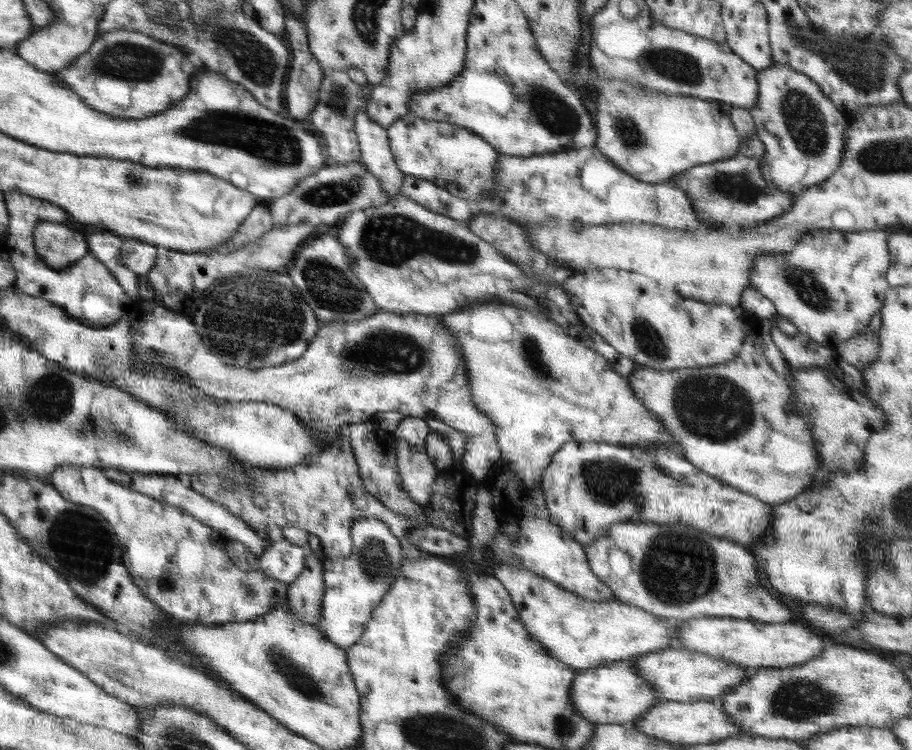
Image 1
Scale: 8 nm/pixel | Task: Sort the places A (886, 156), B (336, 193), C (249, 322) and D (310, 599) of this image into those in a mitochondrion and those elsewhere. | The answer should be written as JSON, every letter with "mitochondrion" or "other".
{"A":"mitochondrion","B":"mitochondrion","C":"mitochondrion","D":"other"}

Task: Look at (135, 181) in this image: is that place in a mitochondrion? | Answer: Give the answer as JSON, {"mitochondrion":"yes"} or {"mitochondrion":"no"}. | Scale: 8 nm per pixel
{"mitochondrion":"yes"}

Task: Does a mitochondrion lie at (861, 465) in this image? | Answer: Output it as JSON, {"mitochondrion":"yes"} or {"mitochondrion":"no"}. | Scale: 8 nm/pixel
{"mitochondrion":"no"}

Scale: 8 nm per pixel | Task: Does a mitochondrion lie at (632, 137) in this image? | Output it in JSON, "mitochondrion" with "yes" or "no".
{"mitochondrion":"yes"}

